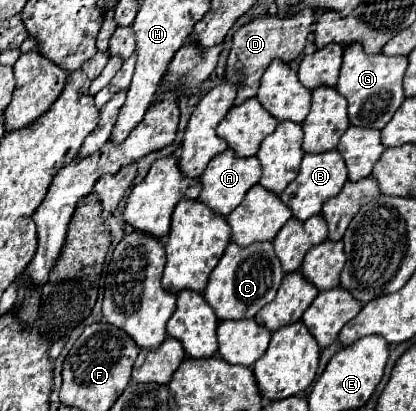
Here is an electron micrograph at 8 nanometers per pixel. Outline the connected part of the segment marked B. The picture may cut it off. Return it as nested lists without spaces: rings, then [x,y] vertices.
[[[330,150],[326,154],[306,154],[302,158],[302,164],[300,164],[300,172],[298,176],[286,186],[286,190],[280,194],[280,200],[292,210],[294,218],[298,218],[300,222],[320,214],[322,210],[322,204],[336,196],[344,182],[348,180],[348,174],[346,174],[346,166],[344,166],[344,160],[340,158],[340,154],[336,150]]]

